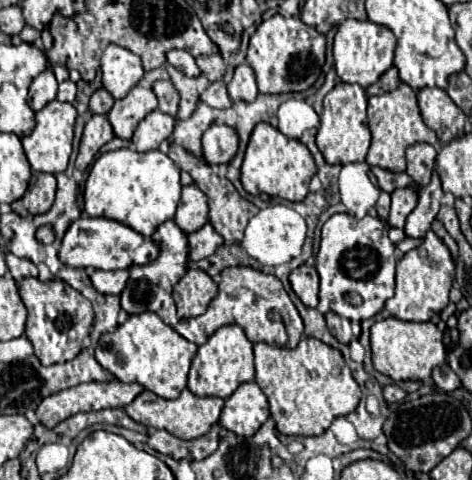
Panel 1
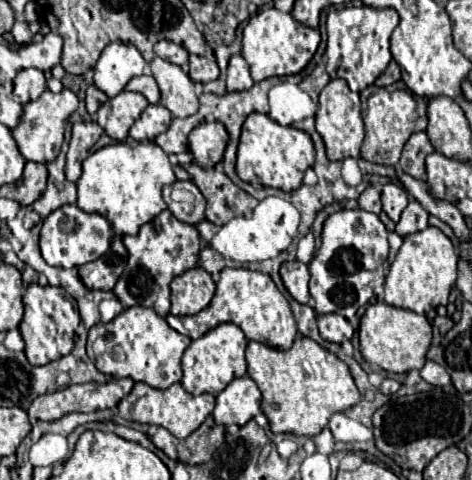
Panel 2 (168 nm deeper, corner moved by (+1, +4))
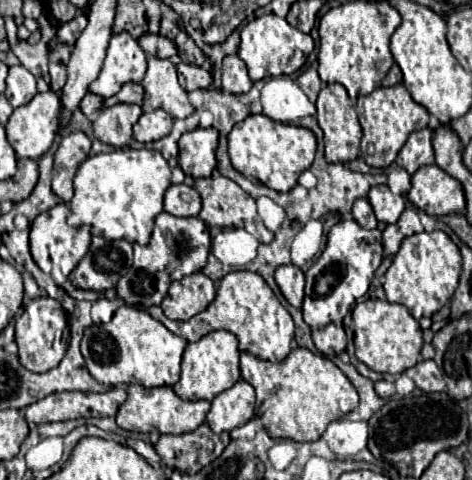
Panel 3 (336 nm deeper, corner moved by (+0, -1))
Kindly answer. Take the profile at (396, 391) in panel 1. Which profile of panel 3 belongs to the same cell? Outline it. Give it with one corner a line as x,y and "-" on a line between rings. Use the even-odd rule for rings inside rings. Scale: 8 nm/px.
379,380
375,382
375,392
381,396
381,398
391,398
395,394
395,384
393,382
387,382
387,380

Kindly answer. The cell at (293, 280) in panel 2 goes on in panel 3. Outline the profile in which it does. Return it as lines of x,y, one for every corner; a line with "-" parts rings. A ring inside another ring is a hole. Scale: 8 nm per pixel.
293,264
279,266
275,270
275,282
277,282
281,294
285,296
285,300
291,306
301,308
301,304
303,304
303,286
305,286
303,272

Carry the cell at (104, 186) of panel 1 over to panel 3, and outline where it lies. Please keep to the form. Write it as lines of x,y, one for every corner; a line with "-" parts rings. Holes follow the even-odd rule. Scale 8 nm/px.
119,148
119,150
111,150
107,154
95,154
89,156
77,170
75,180
73,180
73,188
75,194
69,202
71,206
71,216
67,218
67,222
71,226
91,226
91,234
93,236
105,236
109,240
117,240
123,238
131,244
149,244
151,238
151,230
155,224
157,214
163,210
163,194
171,184
171,170
167,160
157,152
157,150
133,150
133,148

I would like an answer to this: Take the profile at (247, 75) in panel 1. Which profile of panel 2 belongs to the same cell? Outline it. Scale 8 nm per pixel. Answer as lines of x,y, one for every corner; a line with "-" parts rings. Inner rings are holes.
234,55
228,63
228,79
226,87
228,91
248,91
254,85
250,77
250,67
242,55

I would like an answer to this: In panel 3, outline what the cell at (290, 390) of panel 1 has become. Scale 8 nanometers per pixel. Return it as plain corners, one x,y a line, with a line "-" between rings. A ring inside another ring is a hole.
295,348
283,362
267,362
259,360
247,352
241,352
241,378
247,380
257,392
255,414
261,418
267,434
271,438
291,438
295,442
313,442
319,440
329,422
343,418
359,404
357,390
351,386
347,376
325,356
313,354
307,348

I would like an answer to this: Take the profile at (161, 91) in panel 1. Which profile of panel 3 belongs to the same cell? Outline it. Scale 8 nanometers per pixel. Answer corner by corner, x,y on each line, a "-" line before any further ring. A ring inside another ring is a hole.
125,84
115,96
111,98
105,98
103,100
103,106
109,108
109,106
115,106
115,104
137,104
137,106
143,106
143,88
141,84

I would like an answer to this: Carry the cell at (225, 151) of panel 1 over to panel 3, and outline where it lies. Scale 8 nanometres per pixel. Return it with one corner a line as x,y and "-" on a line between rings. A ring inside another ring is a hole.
195,128
179,138
179,166
193,178
211,176
217,166
215,150
219,132
215,128
-
183,156
183,160
181,160

